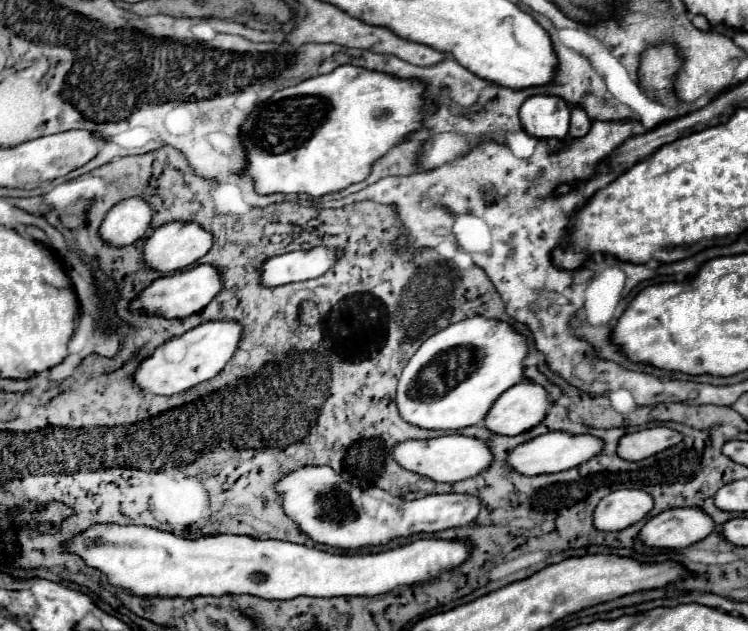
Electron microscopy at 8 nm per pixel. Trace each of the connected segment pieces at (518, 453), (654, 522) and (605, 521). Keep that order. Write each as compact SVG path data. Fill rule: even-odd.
M549 431L545 435L539 435L519 447L515 447L515 451L509 453L507 461L515 471L533 477L533 475L543 475L543 473L559 473L559 471L577 467L581 463L587 463L589 459L597 457L603 451L603 447L605 447L605 441L591 433L575 435L575 433L567 433L567 431Z
M673 507L649 519L639 537L649 547L683 549L705 539L713 529L715 521L705 509Z
M641 489L613 491L595 507L593 523L601 531L621 531L653 509L653 497Z

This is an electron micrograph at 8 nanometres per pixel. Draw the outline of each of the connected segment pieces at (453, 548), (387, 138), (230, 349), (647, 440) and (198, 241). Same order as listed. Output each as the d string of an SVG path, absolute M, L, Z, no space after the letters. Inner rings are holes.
M101 523L91 525L81 535L75 535L65 543L67 553L75 553L81 557L87 567L101 571L107 581L119 589L125 589L131 595L139 597L197 597L197 595L257 595L261 599L293 599L299 595L309 597L341 597L341 595L383 595L403 585L425 583L429 579L437 579L443 573L457 569L463 561L467 561L471 553L469 539L417 539L413 543L399 545L381 553L357 553L357 555L341 555L327 553L315 547L295 545L287 541L259 541L247 535L215 535L201 537L195 541L181 539L173 533L159 531L143 525L115 525Z
M341 65L327 75L277 91L269 101L259 105L243 125L243 143L249 159L247 173L255 179L257 193L309 193L323 197L325 193L341 191L351 183L367 179L377 159L403 143L407 135L419 131L425 115L437 111L435 101L423 97L425 89L425 83L419 79L401 79L381 71Z
M221 319L221 321L207 321L199 327L169 339L163 347L157 347L155 353L145 359L135 373L135 383L147 391L157 395L173 395L187 391L211 377L215 377L235 355L239 341L243 339L243 325L235 319Z
M653 427L625 435L619 441L619 455L627 461L641 461L655 453L665 451L667 447L677 445L683 435L669 427Z
M171 221L151 231L151 237L147 237L145 241L143 255L145 255L145 263L151 269L157 269L161 273L171 273L171 271L179 271L193 265L197 259L207 255L211 247L213 247L213 233L203 229L199 223Z

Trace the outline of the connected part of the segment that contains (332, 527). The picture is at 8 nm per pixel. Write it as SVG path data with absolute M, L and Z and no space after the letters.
M303 467L293 471L279 483L283 511L307 533L313 541L341 549L359 549L381 545L395 537L409 537L415 533L437 533L449 527L463 527L477 519L481 499L475 495L427 495L415 501L405 501L389 495L379 487L361 491L343 481L331 467Z

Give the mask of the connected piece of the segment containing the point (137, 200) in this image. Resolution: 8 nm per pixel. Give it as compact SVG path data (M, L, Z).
M131 197L117 203L105 217L101 225L101 239L115 245L125 247L145 237L151 227L153 209L143 197Z

